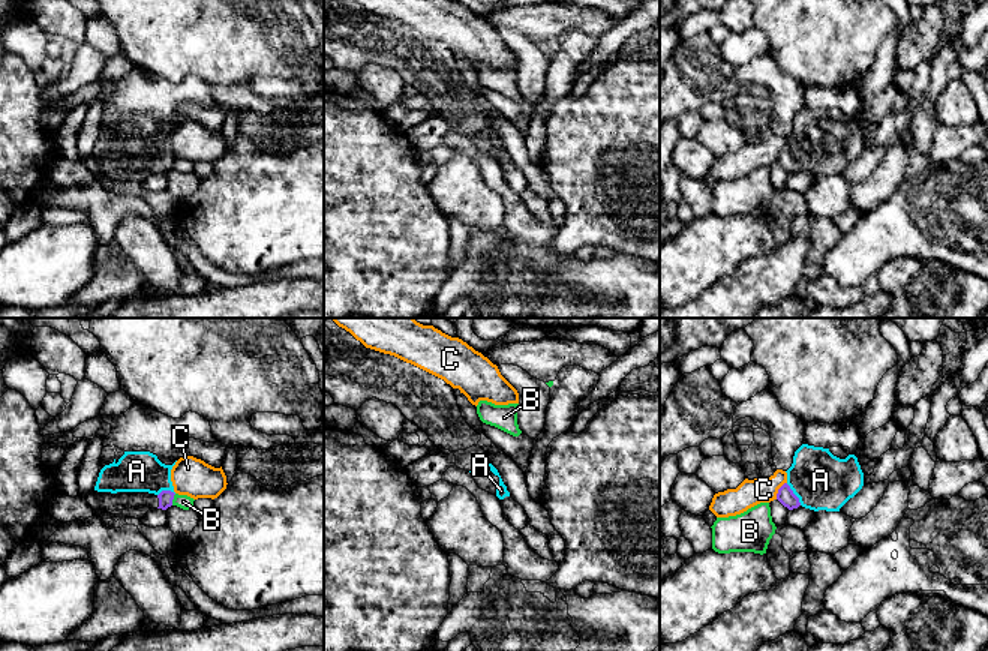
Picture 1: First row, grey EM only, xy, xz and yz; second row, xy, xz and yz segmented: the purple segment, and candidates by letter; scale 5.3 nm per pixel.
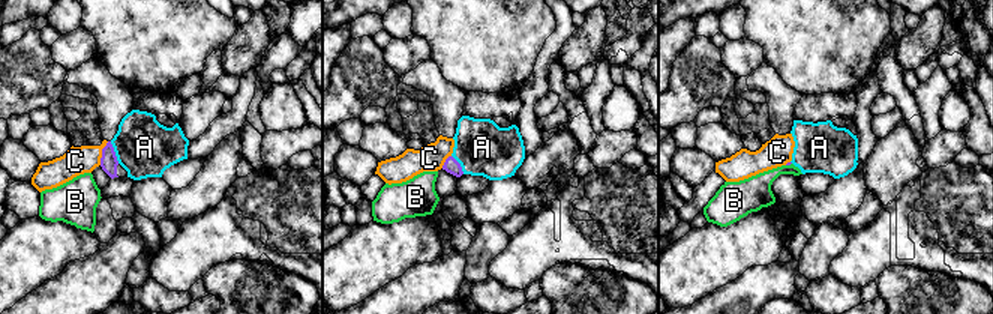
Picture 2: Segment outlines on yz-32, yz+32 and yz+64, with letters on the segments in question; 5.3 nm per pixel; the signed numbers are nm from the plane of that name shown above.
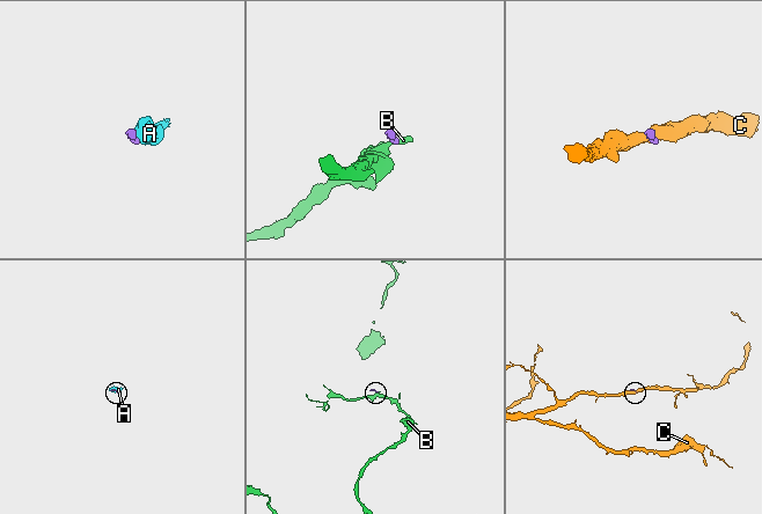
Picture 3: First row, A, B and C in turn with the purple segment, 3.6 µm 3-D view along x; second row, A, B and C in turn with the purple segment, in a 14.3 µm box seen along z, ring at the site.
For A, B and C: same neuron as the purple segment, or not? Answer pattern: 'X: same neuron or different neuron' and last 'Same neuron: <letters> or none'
A: same neuron
B: different neuron
C: different neuron
Same neuron: A

